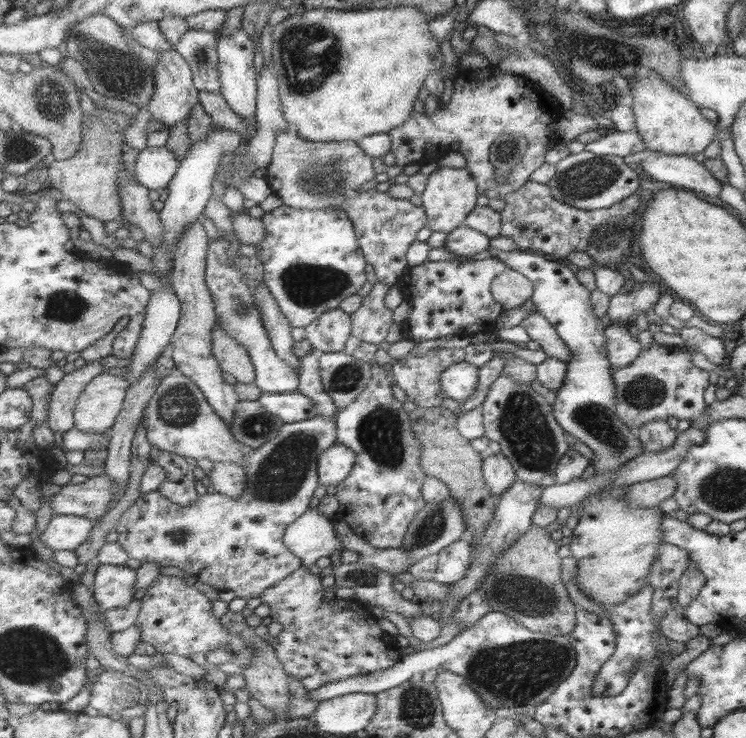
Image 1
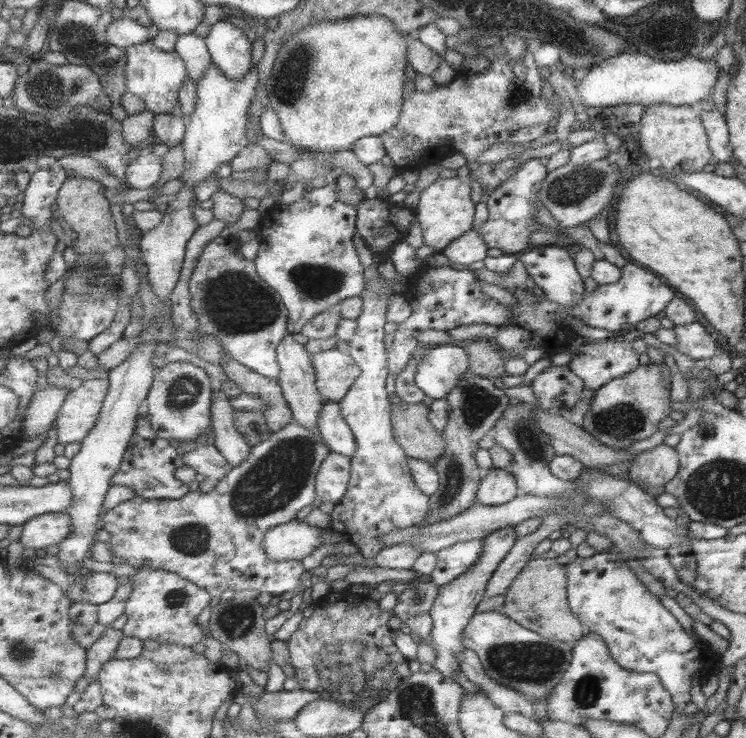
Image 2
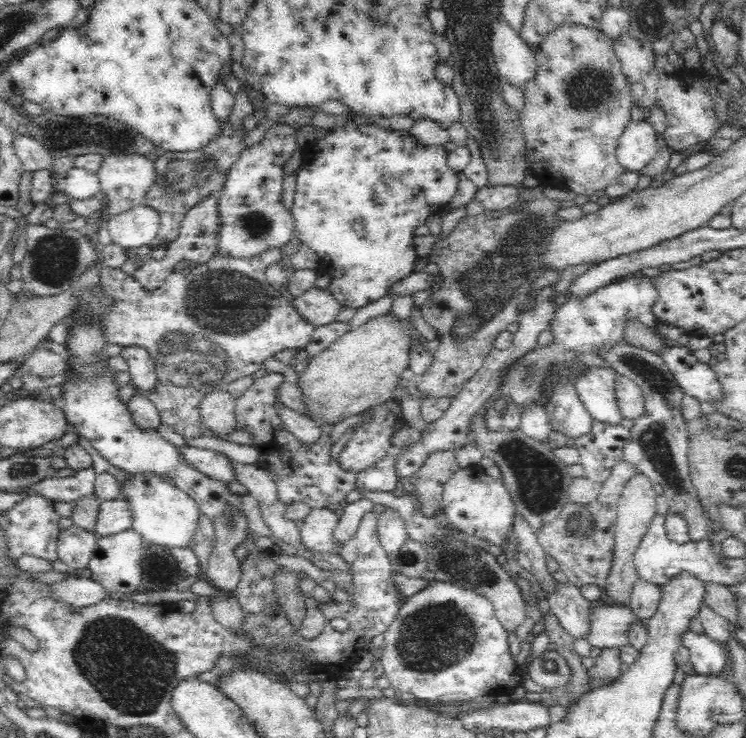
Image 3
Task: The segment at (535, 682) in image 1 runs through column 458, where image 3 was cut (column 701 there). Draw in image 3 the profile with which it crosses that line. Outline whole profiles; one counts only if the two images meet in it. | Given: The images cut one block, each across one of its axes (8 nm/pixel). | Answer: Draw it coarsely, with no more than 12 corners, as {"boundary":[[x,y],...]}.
{"boundary":[[689,629],[681,644],[694,674],[720,676],[725,644]]}

